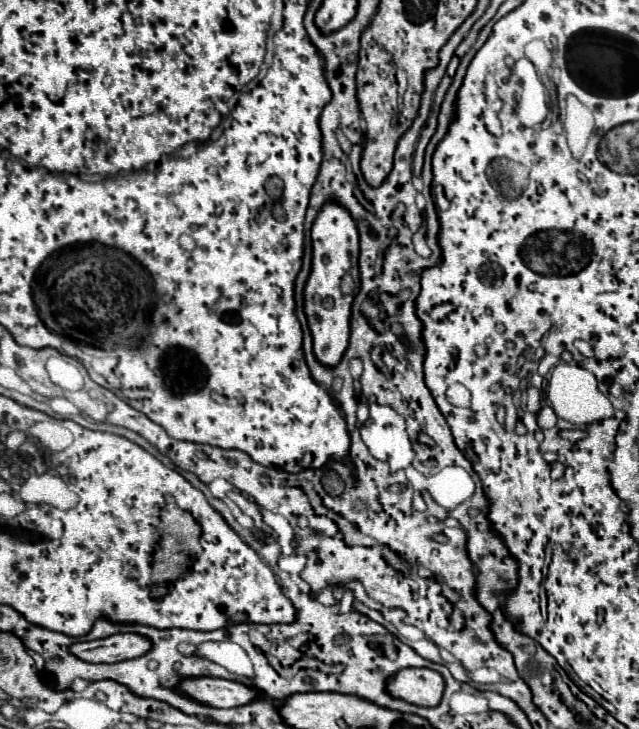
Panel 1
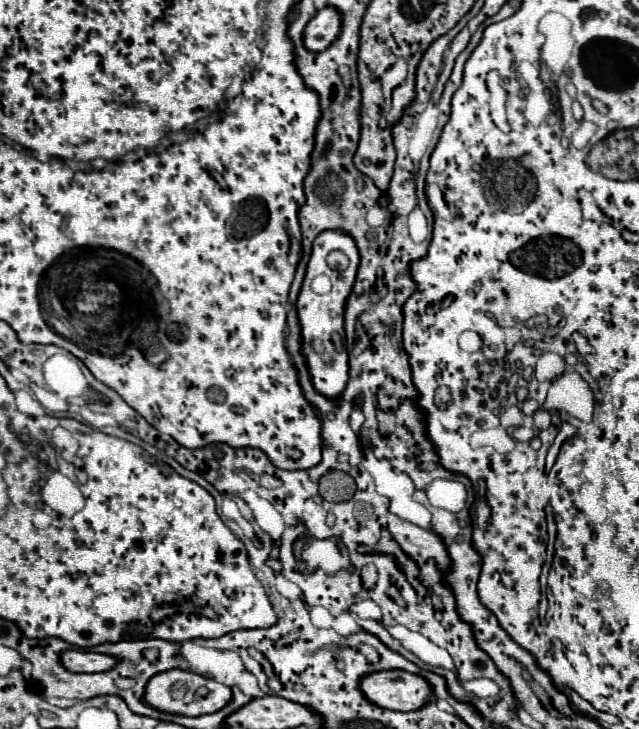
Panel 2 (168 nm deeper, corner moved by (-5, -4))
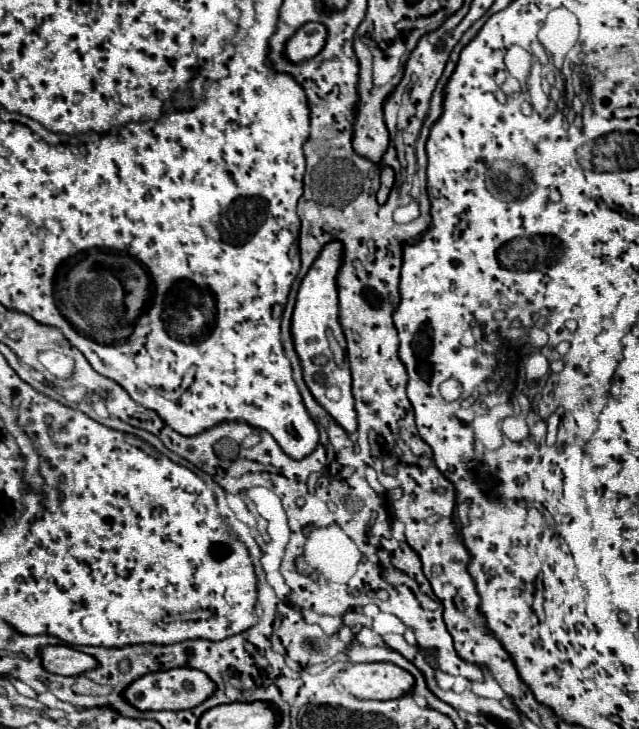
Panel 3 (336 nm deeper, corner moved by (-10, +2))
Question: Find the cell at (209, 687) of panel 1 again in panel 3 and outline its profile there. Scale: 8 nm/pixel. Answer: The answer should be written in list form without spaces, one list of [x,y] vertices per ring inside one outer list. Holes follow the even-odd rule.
[[[170,668],[164,672],[150,672],[134,680],[124,696],[138,710],[188,710],[208,700],[212,692],[216,692],[216,684],[212,684],[204,672],[196,672],[194,668]]]

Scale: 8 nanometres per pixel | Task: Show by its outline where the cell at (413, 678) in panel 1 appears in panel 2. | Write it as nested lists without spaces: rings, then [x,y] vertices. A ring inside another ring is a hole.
[[[405,670],[367,674],[359,682],[359,690],[369,702],[401,712],[417,710],[431,700],[431,686],[427,686],[427,680]]]

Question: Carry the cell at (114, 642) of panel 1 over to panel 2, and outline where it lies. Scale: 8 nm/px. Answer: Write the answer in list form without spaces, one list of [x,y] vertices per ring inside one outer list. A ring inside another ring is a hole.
[[[65,650],[61,652],[61,664],[69,672],[105,672],[115,666],[115,658],[107,654],[95,654],[95,652],[85,652],[85,650]]]

